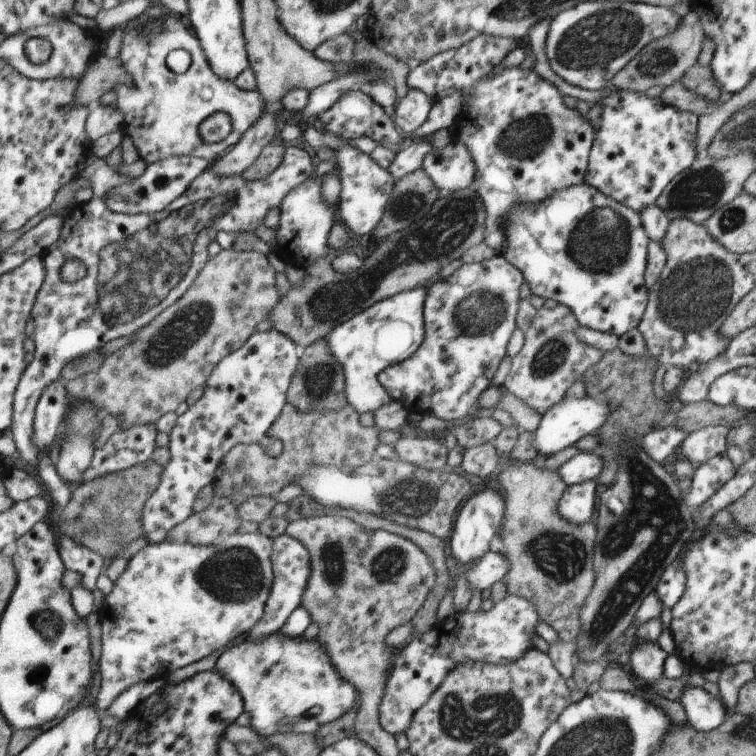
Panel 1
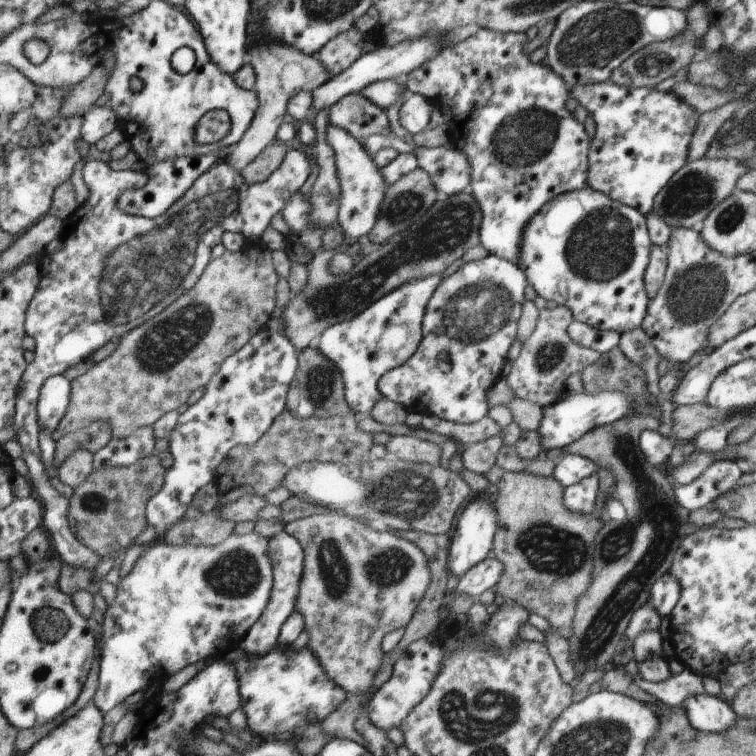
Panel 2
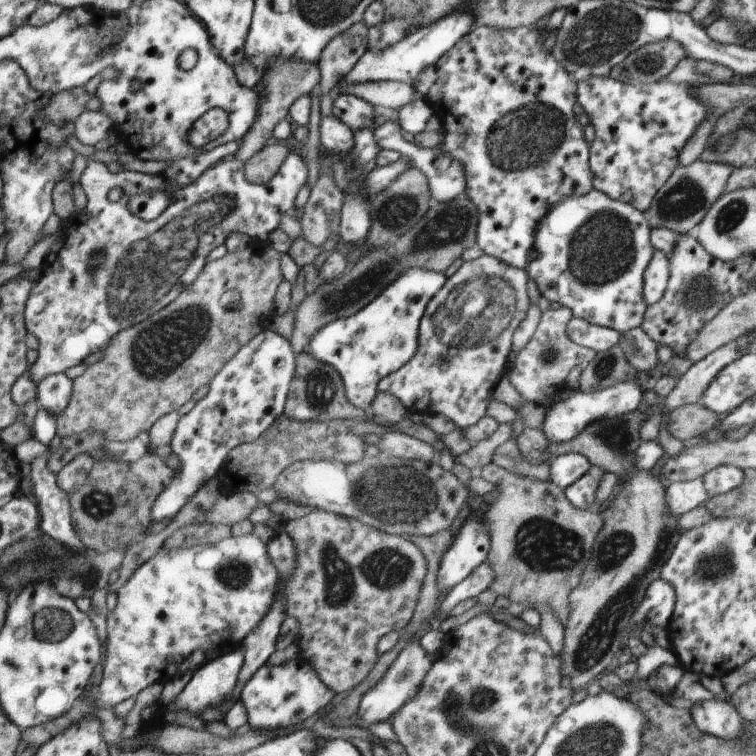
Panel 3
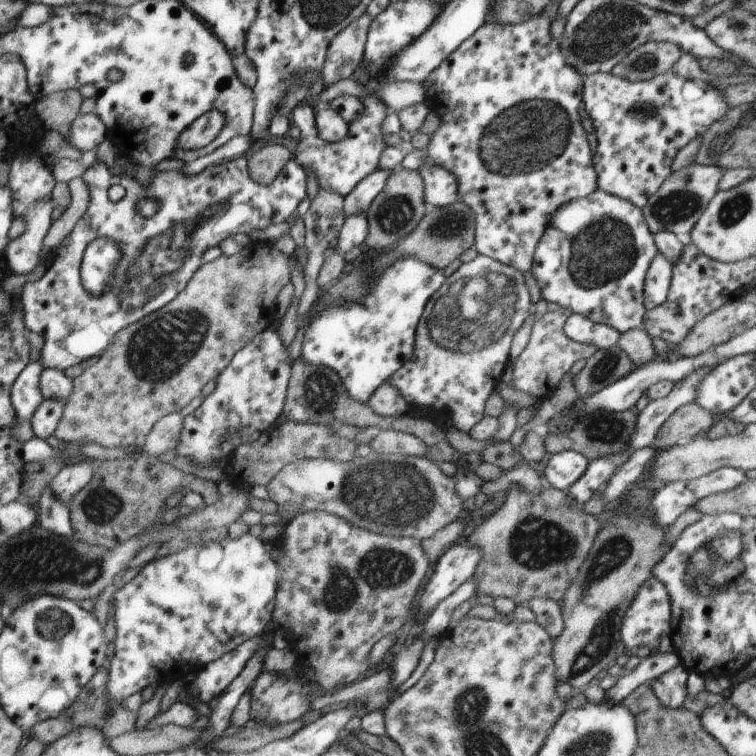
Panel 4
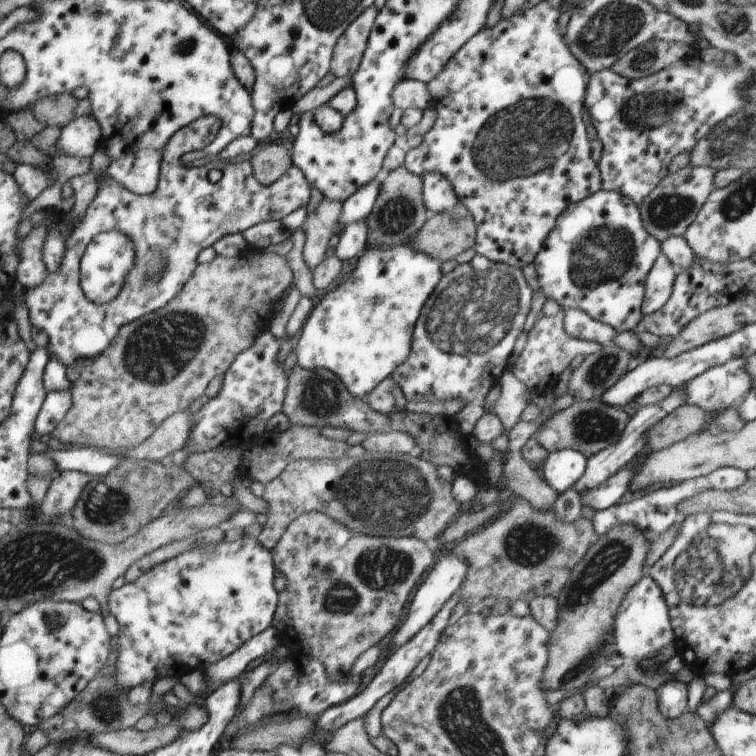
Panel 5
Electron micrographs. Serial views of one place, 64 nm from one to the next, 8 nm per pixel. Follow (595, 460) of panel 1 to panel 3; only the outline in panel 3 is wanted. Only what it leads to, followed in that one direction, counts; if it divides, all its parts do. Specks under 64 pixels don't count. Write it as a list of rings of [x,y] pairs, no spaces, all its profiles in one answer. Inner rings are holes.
[[[568,453],[552,459],[549,480],[564,491],[591,470],[591,461],[578,453]]]

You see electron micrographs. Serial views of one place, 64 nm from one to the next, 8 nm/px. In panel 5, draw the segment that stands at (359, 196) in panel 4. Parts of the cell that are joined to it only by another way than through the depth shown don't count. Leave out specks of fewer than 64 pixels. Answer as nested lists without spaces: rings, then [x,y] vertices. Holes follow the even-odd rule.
[[[381,178],[369,180],[366,184],[363,184],[360,190],[343,202],[340,220],[335,223],[336,233],[340,234],[347,224],[367,217],[377,200],[380,187]]]

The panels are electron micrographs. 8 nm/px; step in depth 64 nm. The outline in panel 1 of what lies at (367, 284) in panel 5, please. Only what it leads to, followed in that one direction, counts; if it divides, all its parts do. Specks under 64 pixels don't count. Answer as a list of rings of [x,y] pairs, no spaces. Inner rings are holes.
[[[418,287],[381,300],[348,319],[345,323],[339,324],[326,338],[331,342],[333,355],[340,360],[345,370],[347,402],[361,413],[374,412],[381,406],[396,401],[393,400],[388,388],[382,383],[381,375],[386,368],[393,364],[402,363],[404,359],[409,359],[422,344],[425,335],[423,306],[426,293],[427,287]]]

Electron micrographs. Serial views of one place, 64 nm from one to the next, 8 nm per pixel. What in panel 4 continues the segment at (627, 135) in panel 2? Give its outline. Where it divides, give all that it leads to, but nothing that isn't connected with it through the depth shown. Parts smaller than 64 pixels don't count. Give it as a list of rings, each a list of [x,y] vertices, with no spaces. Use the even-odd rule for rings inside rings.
[[[672,71],[656,75],[649,81],[628,81],[614,73],[596,73],[584,79],[584,108],[597,133],[595,171],[598,173],[599,189],[608,194],[623,197],[641,209],[648,197],[654,194],[672,170],[670,162],[676,156],[676,148],[682,148],[694,134],[706,132],[711,124],[720,120],[731,108],[723,90],[700,80],[687,80]]]

